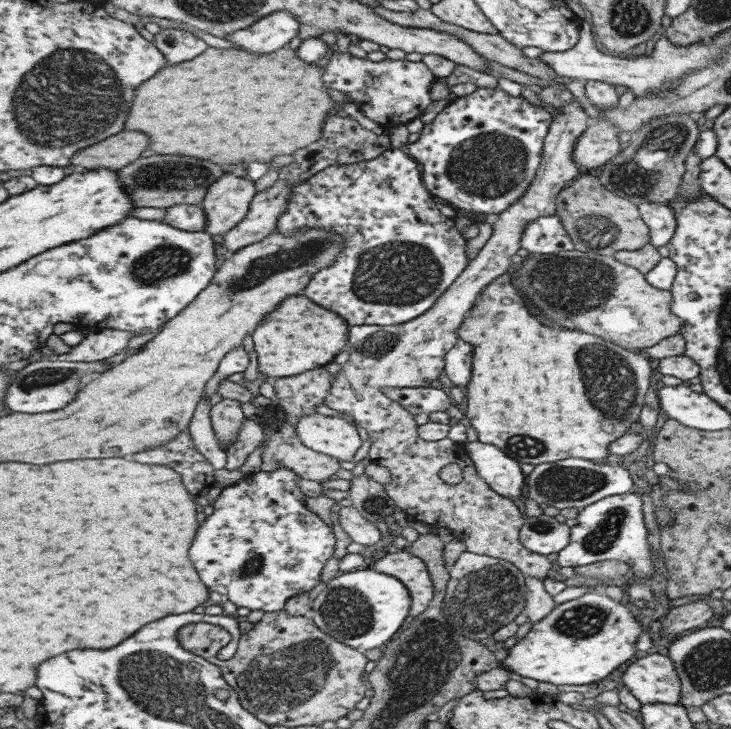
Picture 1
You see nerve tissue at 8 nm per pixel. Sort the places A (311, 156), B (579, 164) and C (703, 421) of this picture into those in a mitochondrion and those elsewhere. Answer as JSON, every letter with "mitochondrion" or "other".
{"A":"other","B":"other","C":"other"}

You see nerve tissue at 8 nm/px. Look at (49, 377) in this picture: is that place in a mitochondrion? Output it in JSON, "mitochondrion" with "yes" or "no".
{"mitochondrion":"yes"}

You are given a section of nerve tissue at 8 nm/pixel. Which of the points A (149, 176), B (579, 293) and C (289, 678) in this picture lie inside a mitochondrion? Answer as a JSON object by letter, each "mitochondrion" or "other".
{"A":"mitochondrion","B":"mitochondrion","C":"mitochondrion"}

